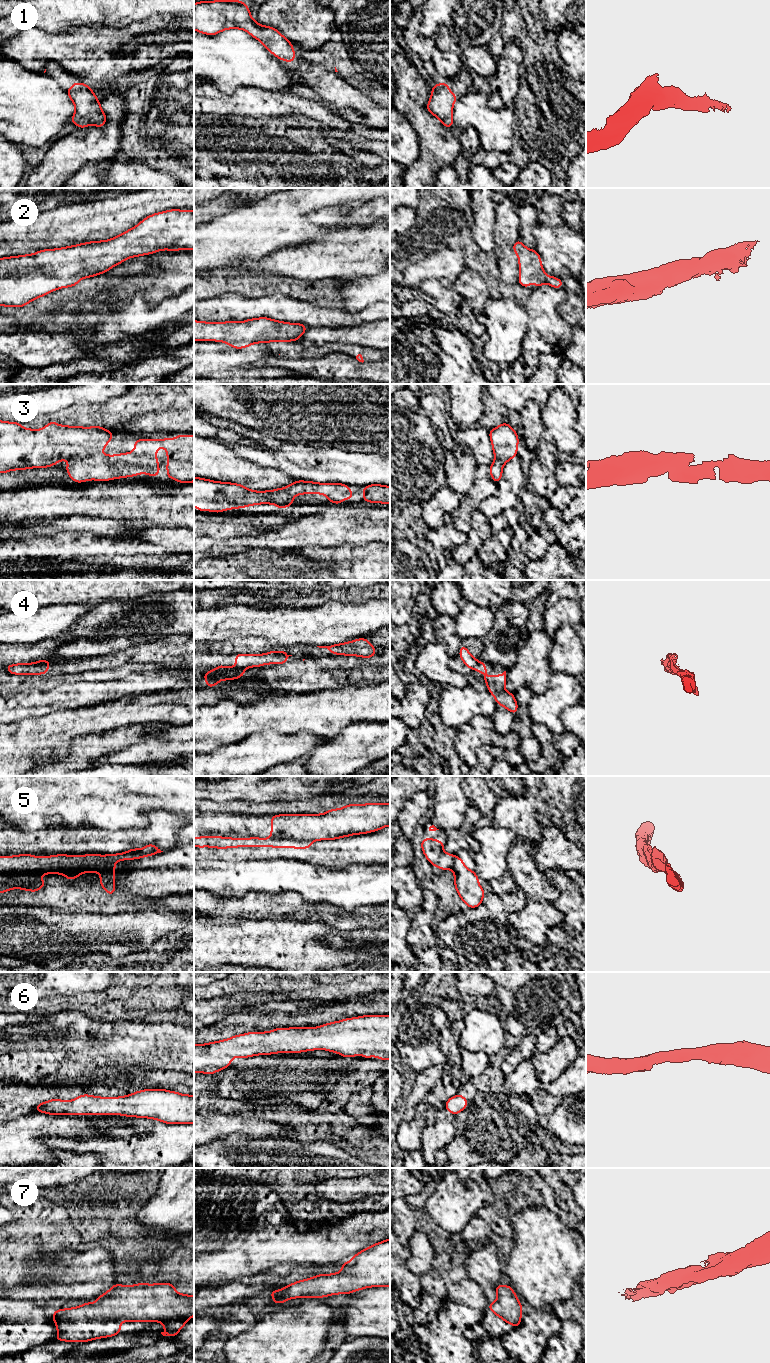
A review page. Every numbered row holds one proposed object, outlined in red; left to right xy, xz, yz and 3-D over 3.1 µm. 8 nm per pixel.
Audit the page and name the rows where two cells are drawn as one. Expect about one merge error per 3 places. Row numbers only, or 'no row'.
4, 5

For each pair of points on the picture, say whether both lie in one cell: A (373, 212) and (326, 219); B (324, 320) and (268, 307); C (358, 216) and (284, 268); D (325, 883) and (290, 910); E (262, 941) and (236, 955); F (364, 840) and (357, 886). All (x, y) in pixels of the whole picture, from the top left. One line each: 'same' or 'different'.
A: same
B: same
C: different
D: different
E: same
F: different

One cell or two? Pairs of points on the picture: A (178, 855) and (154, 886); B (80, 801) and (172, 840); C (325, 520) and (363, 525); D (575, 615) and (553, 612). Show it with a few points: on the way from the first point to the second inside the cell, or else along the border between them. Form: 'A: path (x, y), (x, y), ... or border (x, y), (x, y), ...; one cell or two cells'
A: path (170, 863), (163, 867), (163, 871), (156, 878); one cell
B: border (149, 820), (150, 825); two cells
C: path (334, 524), (354, 525); one cell
D: path (570, 612), (558, 612); one cell

